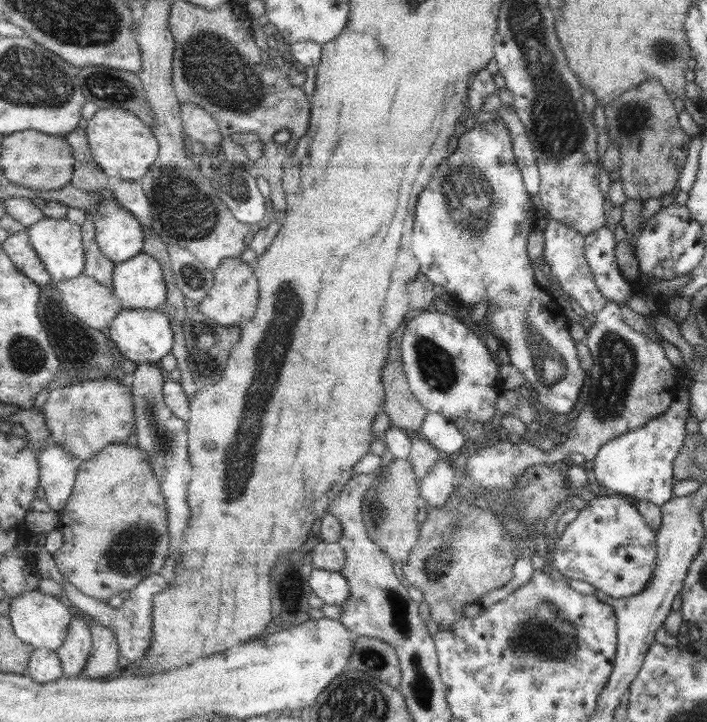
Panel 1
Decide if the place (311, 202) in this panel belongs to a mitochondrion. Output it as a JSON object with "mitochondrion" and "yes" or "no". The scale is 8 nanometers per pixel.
{"mitochondrion":"no"}

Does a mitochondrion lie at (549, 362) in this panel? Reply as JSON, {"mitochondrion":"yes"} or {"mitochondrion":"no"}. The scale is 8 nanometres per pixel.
{"mitochondrion":"yes"}

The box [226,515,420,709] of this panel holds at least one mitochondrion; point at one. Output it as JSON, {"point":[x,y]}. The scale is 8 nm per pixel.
{"point":[400,610]}

